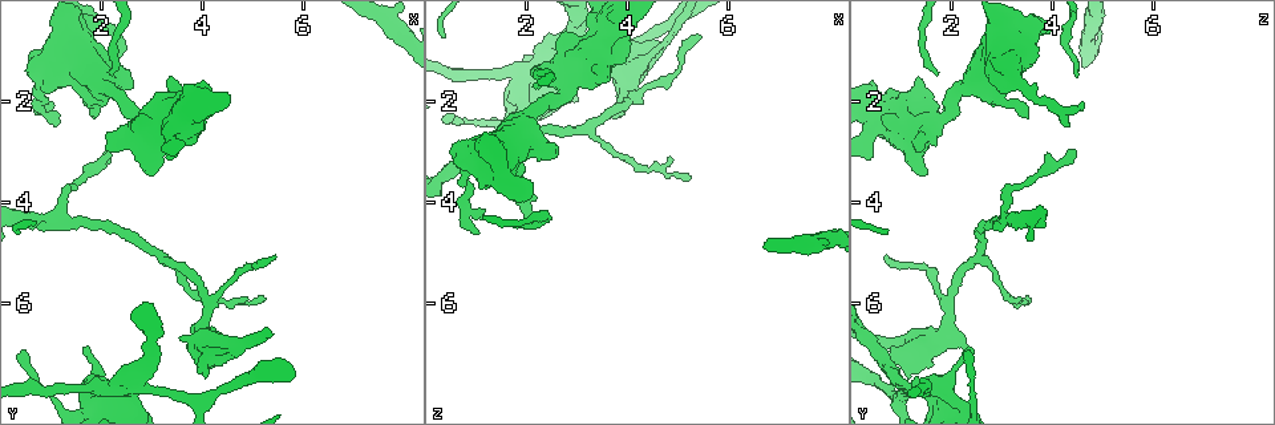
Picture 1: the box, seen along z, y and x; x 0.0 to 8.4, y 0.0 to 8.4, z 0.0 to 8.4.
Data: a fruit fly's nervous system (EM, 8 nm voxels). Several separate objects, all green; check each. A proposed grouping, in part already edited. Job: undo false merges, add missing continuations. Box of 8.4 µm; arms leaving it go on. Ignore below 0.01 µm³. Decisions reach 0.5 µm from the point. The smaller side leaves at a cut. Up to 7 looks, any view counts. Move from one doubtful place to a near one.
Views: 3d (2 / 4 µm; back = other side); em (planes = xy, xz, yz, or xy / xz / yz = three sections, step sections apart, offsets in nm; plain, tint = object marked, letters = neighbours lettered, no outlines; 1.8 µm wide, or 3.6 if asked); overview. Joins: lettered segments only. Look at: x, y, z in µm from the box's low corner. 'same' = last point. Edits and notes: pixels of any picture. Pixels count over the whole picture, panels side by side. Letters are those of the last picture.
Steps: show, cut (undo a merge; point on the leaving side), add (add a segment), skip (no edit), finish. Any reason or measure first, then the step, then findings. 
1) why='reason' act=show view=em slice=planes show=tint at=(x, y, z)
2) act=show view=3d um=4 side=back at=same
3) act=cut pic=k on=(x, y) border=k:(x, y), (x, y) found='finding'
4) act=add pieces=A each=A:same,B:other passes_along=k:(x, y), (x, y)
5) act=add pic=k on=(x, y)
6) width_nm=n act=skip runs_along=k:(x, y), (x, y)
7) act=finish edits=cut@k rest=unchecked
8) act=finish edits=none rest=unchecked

why='three arms meet' act=show view=em slice=yz step=4 show=letters at=(2.60, 7.65, 1.25)

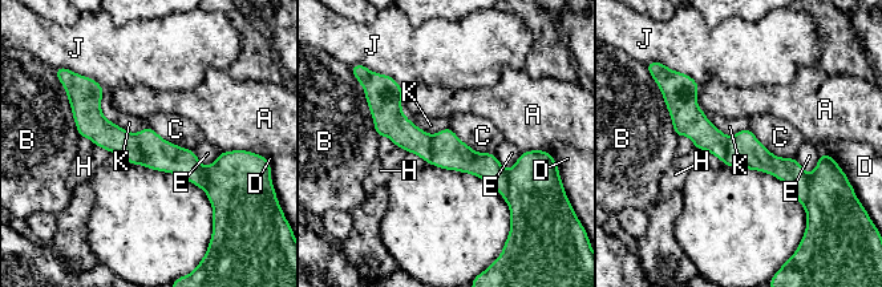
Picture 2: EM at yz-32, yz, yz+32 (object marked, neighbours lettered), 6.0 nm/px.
why='cut it another way' act=show view=em slice=planes show=letters at=same

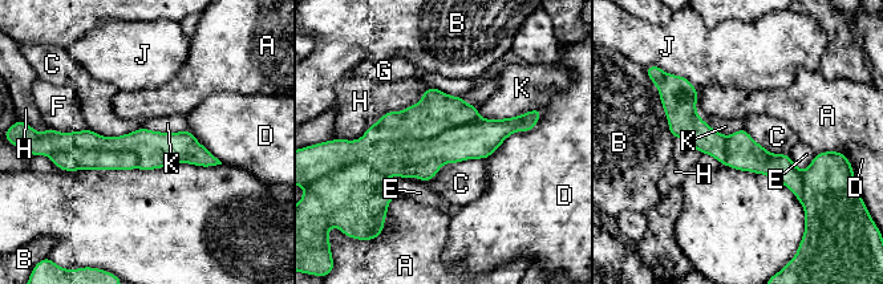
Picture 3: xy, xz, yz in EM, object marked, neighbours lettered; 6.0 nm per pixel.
width_nm=220 act=cut pic=3 on=(422, 158) each=A:other,B:other,C:other,D:other,E:other,F:other,G:other,H:other,J:other,K:other border=3:(477, 114), (426, 138), (361, 138) found='a second neuron is stuck on'

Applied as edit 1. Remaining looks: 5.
why='three-way junction' act=show view=3d um=2 side=back at=(1.15, 4.25, 3.05)

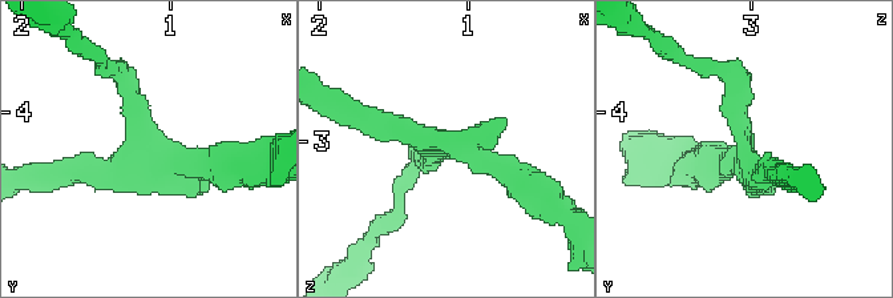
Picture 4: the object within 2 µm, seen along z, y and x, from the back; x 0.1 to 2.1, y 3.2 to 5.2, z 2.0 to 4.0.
act=show view=em slice=planes show=plain at=(1.18, 4.24, 3.04)

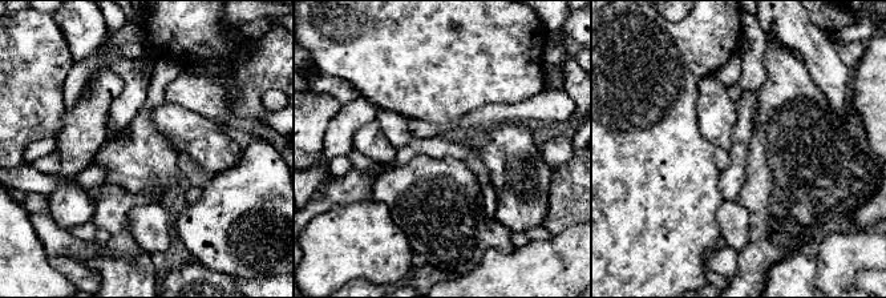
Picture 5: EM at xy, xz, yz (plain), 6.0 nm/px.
act=show view=em slice=planes show=letters at=same

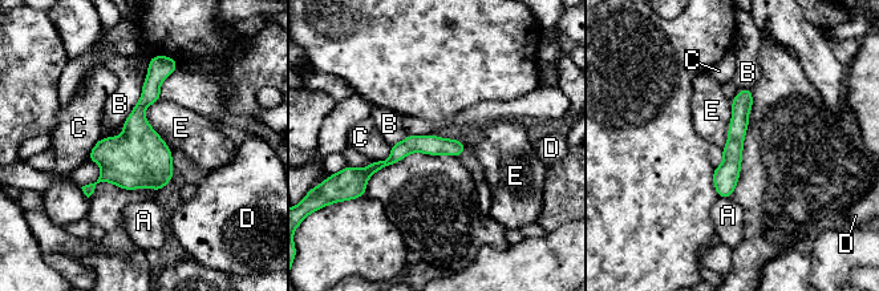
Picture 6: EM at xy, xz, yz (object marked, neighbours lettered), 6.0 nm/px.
width_nm=130 act=skip each=A:other,B:other,C:other,D:other,E:other border=6:(158, 98), (145, 118), (170, 150) found='continuous, no second neuron'

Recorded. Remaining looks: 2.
why='three-way junction' act=show view=em slice=planes show=letters at=(4.10, 6.05, 1.90)

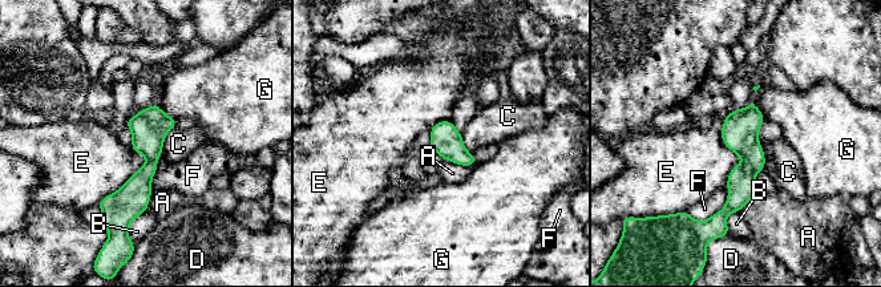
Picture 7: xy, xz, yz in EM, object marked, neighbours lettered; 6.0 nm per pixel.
width_nm=190 act=skip each=A:other,B:other,C:other,D:other,E:other,F:other,G:other found='all the same neuron'

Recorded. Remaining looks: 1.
act=finish edits=cut@3 rest=unchecked

